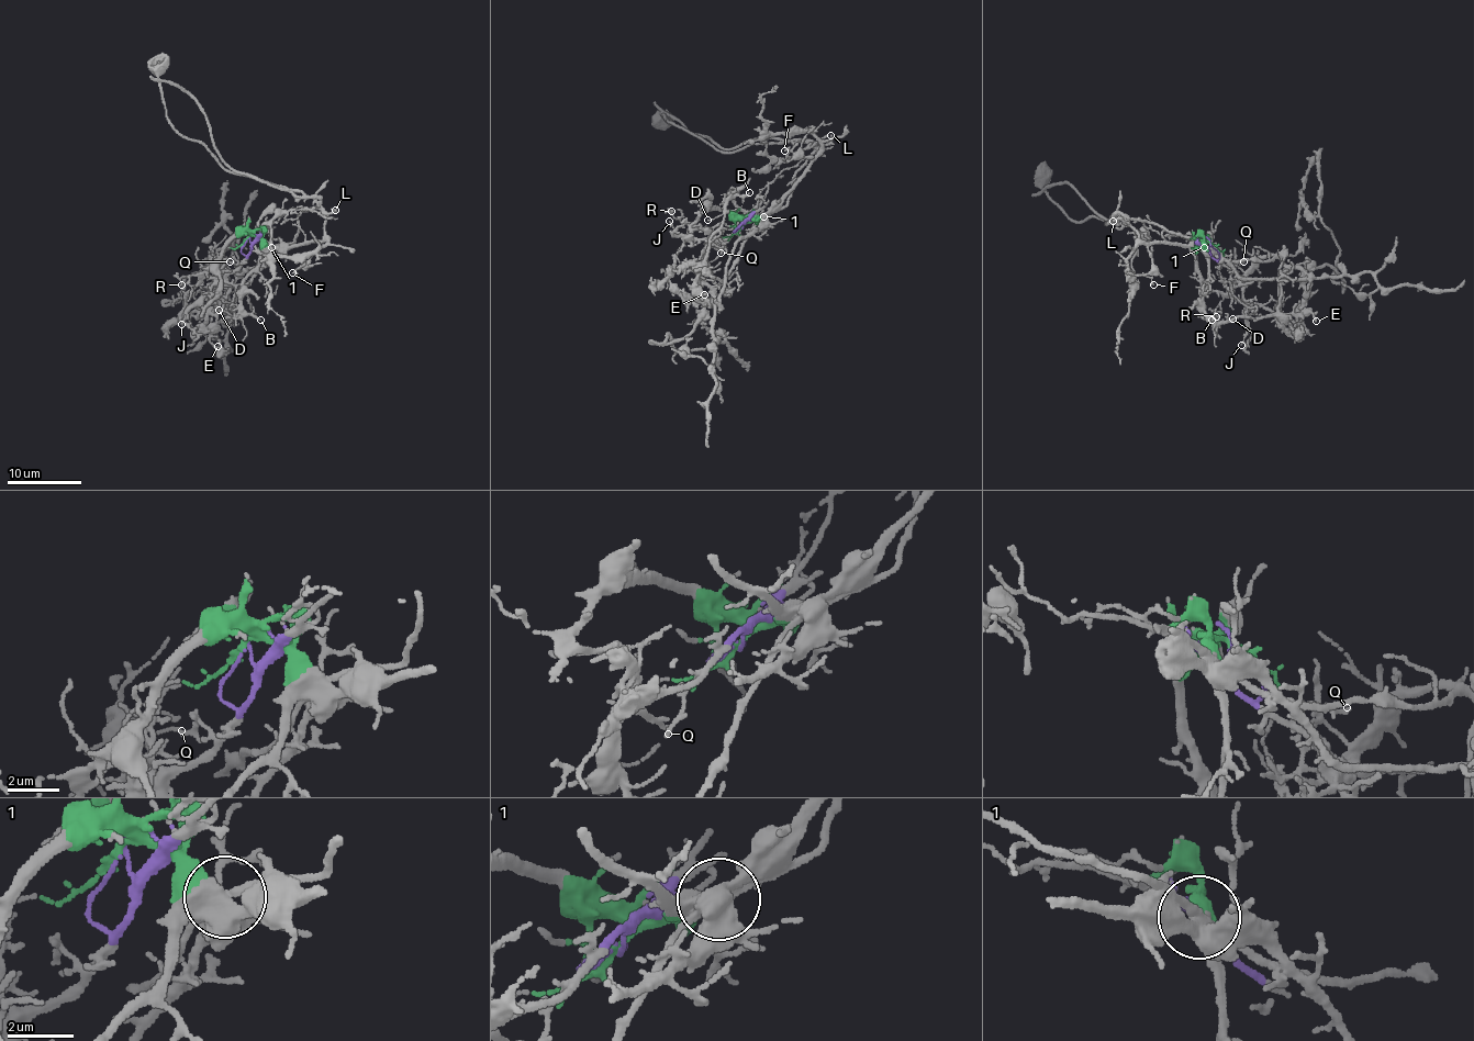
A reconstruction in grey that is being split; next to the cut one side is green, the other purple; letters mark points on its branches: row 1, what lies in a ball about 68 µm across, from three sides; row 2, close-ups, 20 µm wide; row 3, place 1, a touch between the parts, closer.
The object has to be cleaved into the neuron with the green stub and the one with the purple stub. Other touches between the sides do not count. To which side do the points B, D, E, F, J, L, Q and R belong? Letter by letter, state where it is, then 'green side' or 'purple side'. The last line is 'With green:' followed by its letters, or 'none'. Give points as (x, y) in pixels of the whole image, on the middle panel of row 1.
B: (749, 192) | green side
D: (707, 220) | green side
E: (704, 294) | green side
F: (784, 150) | green side
J: (669, 221) | purple side
L: (830, 135) | green side
Q: (721, 253) | purple side
R: (671, 211) | green side
With green: B, D, E, F, L, R

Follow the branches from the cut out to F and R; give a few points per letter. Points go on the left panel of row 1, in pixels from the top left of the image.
F: (248, 237), (259, 236), (274, 249), (308, 241), (319, 243), (316, 252), (292, 273)
R: (248, 237), (250, 234), (246, 232), (235, 236), (213, 265), (180, 278), (180, 286)

